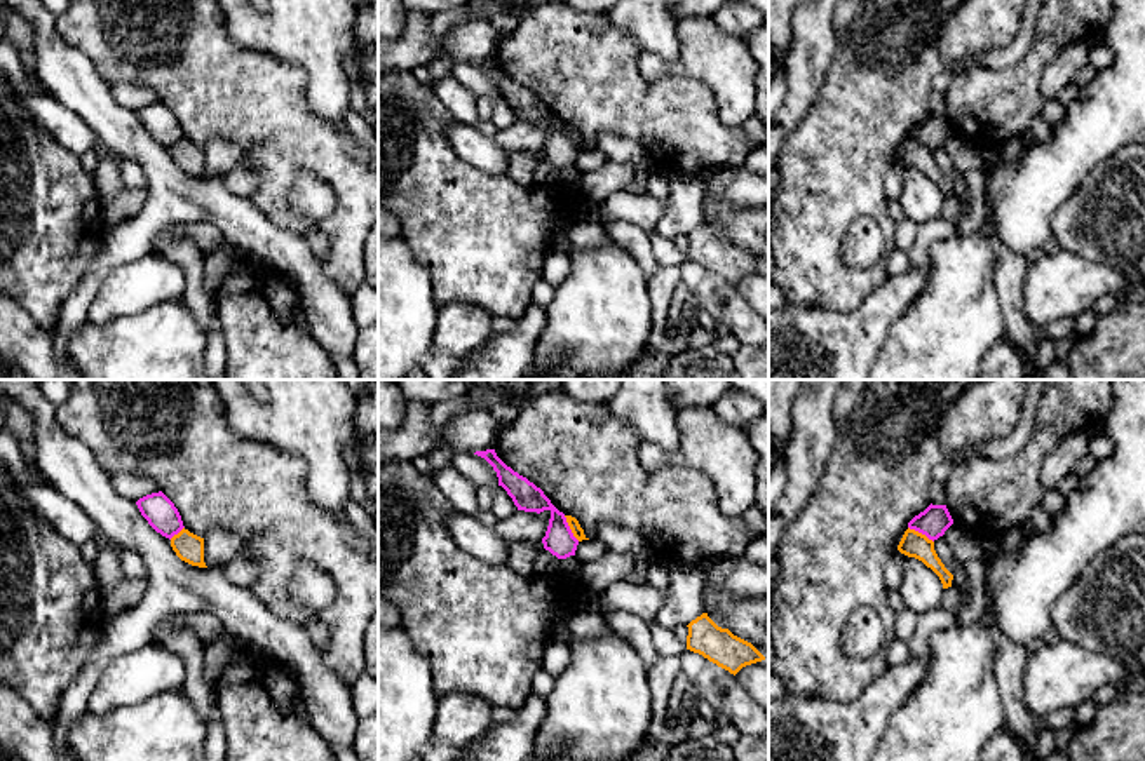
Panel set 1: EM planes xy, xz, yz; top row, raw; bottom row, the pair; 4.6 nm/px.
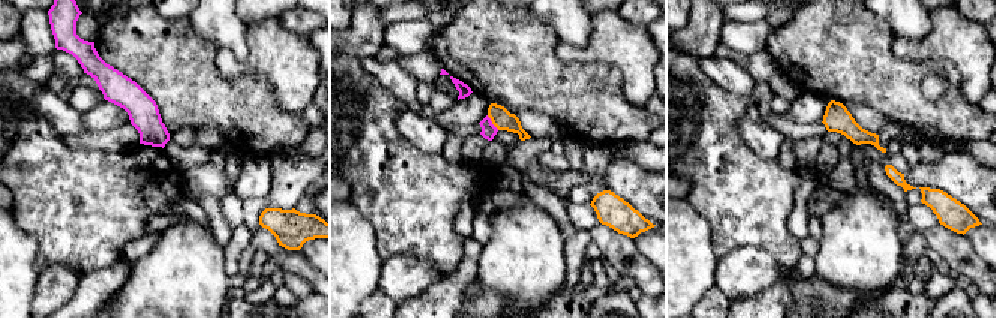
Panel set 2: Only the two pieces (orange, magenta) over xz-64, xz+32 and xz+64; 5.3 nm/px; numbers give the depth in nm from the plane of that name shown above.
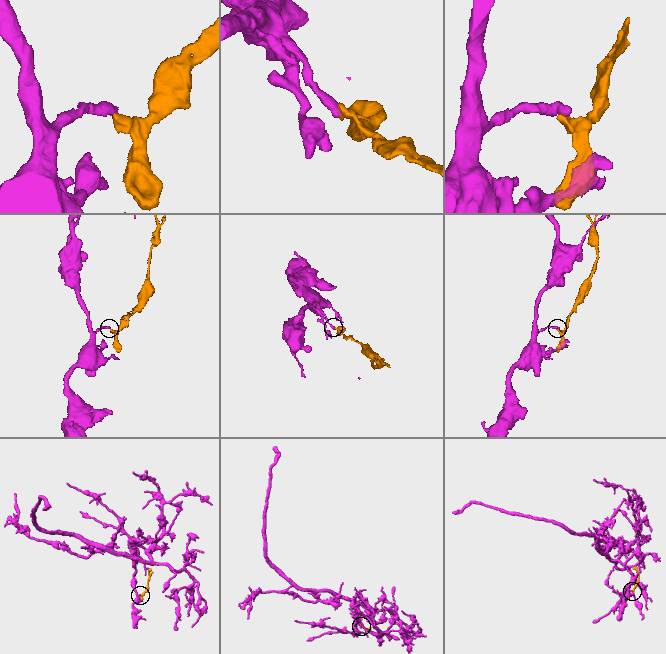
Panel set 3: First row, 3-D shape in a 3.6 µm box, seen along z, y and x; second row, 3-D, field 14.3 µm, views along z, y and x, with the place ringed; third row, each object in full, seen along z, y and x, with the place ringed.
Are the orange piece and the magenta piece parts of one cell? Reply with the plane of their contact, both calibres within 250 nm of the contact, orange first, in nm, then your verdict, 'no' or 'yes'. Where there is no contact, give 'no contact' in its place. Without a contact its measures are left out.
xz | 50/140 nm | no

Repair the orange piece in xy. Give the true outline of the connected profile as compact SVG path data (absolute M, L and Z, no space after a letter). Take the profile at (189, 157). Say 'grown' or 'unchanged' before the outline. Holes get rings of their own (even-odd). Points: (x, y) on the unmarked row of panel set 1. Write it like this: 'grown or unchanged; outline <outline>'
unchanged; outline M183 138L171 148L171 157L181 171L192 176L207 178L204 172L204 148Z

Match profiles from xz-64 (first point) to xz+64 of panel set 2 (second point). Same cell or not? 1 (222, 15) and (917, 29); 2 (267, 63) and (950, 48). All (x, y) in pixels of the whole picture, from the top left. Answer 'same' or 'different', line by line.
1: same
2: same

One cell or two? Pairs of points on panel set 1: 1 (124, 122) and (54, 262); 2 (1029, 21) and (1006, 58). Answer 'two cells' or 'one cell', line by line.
1: two cells
2: one cell

